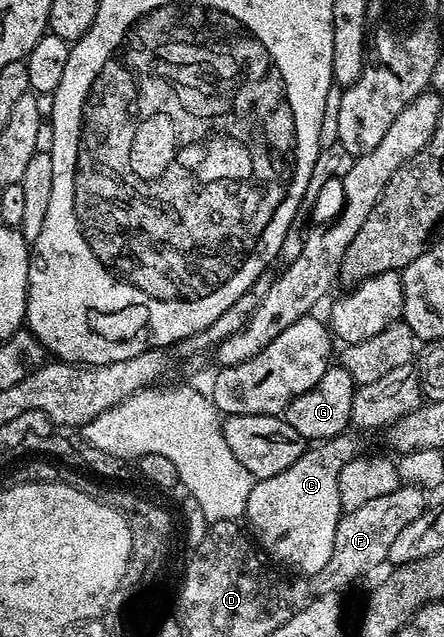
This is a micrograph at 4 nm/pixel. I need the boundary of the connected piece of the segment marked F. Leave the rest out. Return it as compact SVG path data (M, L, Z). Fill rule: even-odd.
M401 485L387 496L377 496L369 500L363 508L354 508L341 513L336 523L334 536L334 552L330 556L330 564L322 568L322 572L314 575L317 591L320 594L336 594L344 590L355 578L363 576L367 570L388 562L390 543L398 537L398 532L410 524L410 520L418 520L418 516L426 508L425 491L419 486Z

